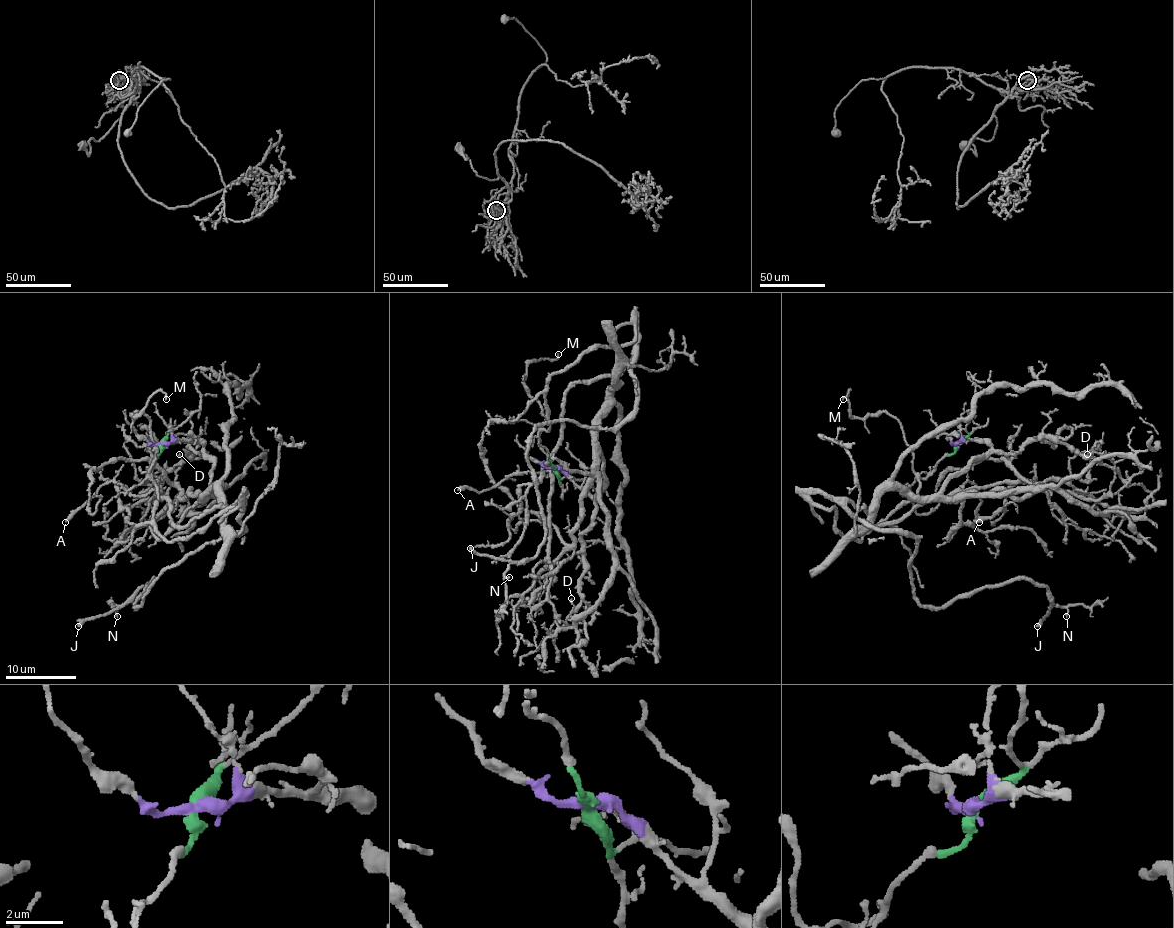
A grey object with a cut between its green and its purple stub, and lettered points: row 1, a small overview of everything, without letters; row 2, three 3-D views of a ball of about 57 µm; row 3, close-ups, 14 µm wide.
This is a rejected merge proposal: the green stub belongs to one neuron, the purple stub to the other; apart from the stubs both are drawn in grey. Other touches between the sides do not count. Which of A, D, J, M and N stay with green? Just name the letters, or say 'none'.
A, J, M, N

